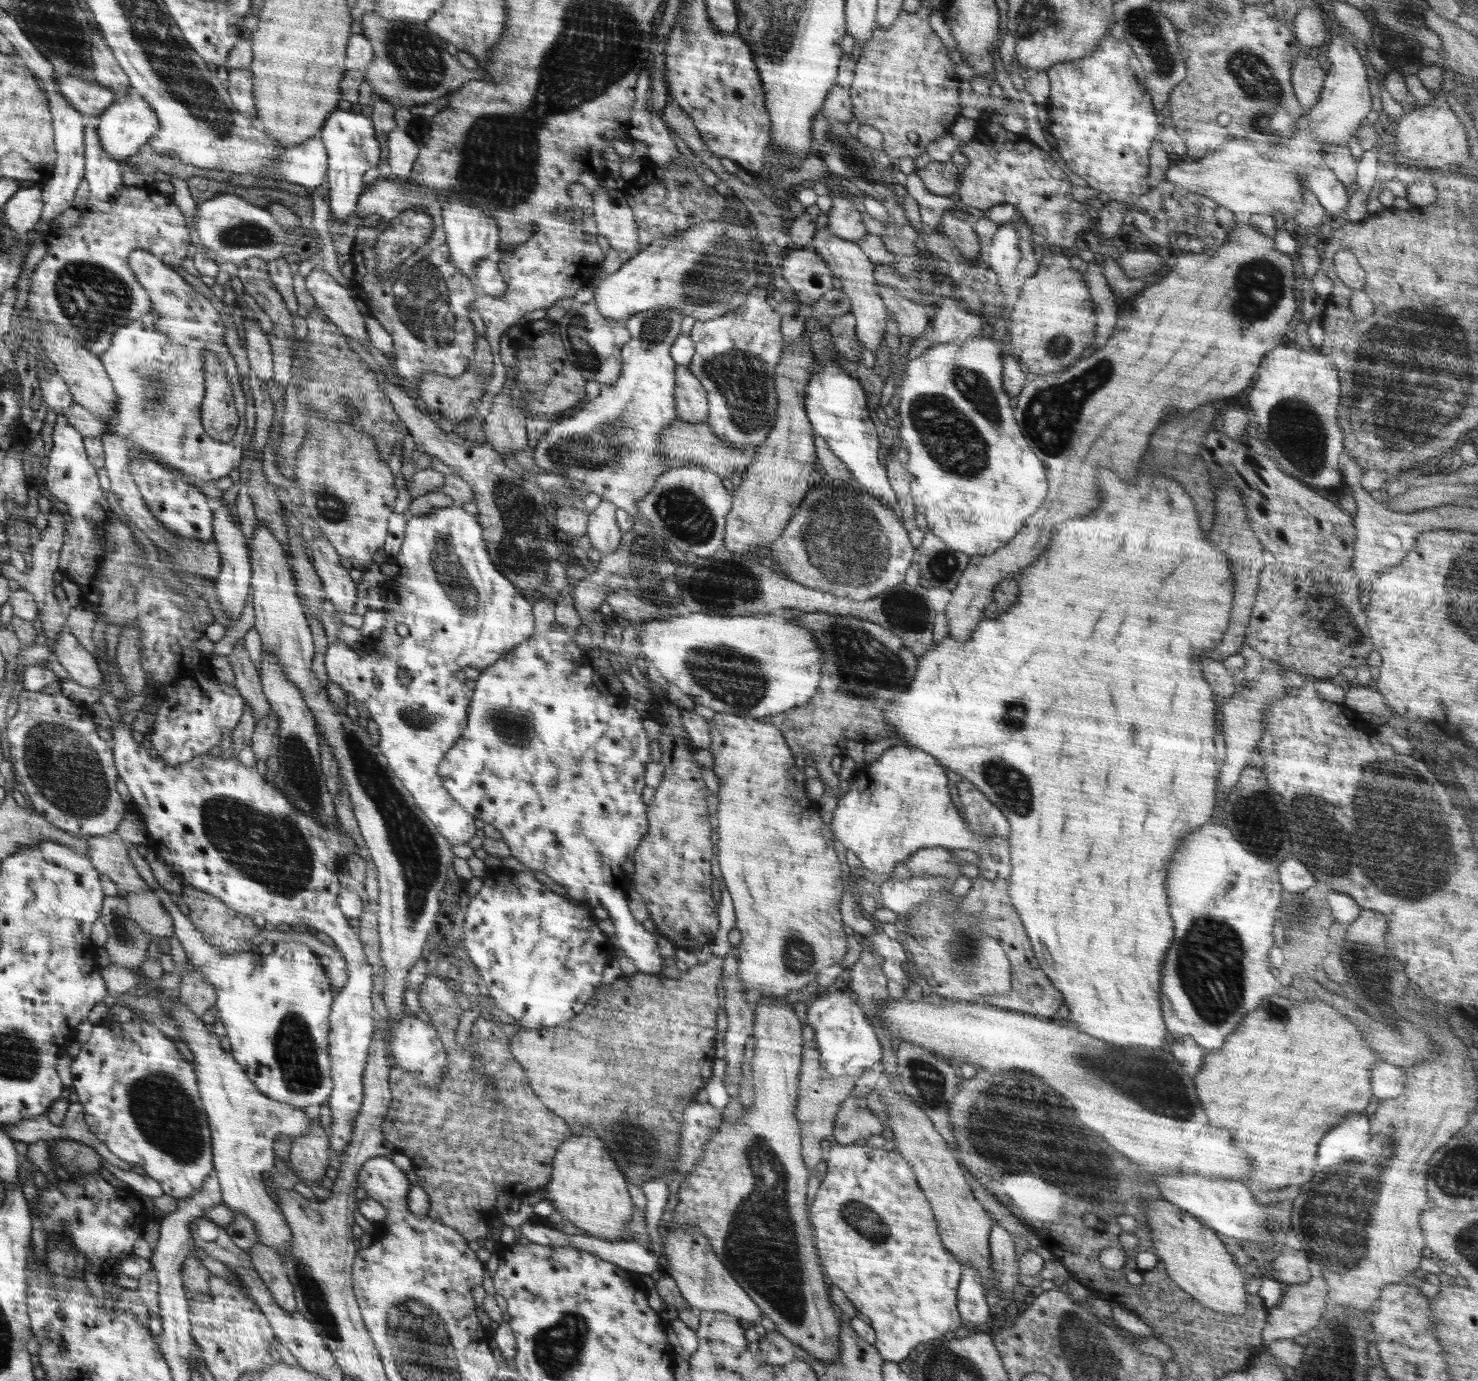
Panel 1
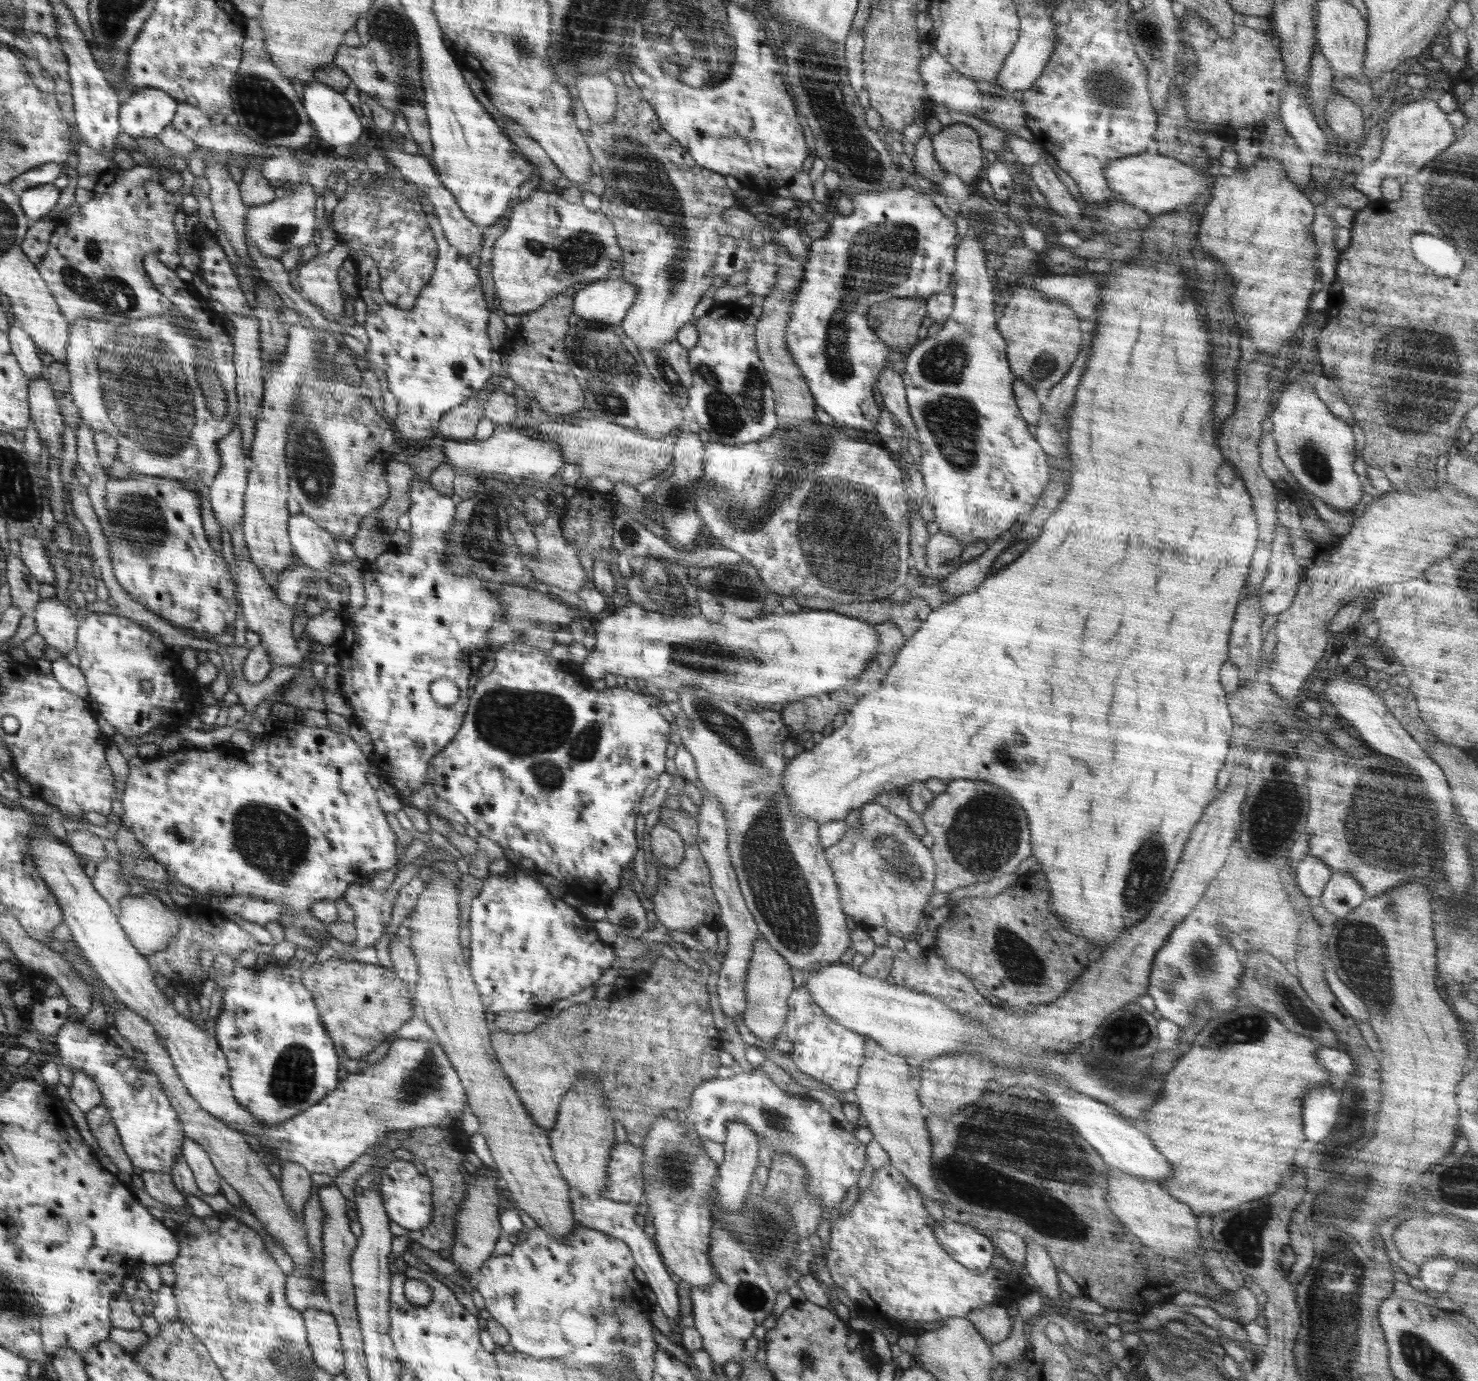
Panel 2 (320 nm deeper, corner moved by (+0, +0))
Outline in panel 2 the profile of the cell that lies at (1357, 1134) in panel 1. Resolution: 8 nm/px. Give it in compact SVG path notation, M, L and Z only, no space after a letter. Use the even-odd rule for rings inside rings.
M1332 1086L1312 1087L1304 1096L1304 1134L1312 1142L1324 1140L1338 1122L1342 1102Z

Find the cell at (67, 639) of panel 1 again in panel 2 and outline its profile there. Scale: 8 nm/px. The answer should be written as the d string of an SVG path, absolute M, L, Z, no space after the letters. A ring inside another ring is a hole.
M41 599L27 615L35 620L36 632L62 656L68 655L76 646L78 622L62 601Z

